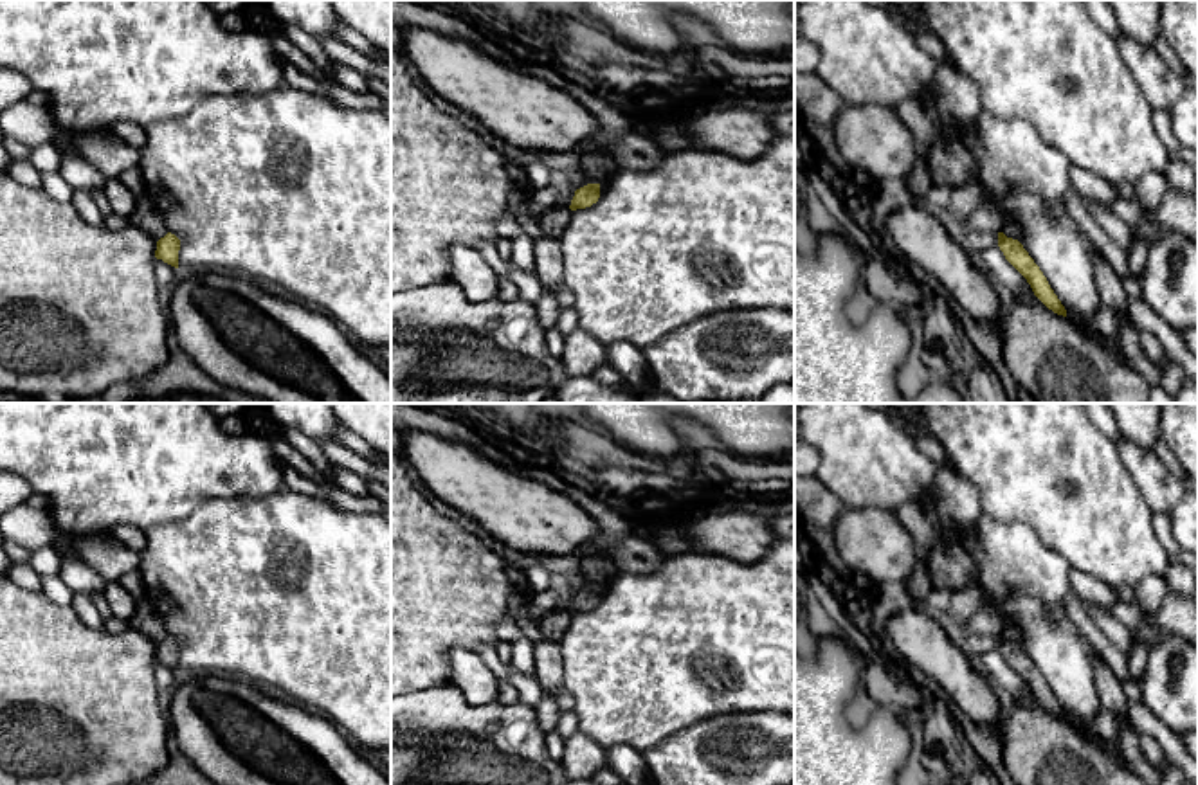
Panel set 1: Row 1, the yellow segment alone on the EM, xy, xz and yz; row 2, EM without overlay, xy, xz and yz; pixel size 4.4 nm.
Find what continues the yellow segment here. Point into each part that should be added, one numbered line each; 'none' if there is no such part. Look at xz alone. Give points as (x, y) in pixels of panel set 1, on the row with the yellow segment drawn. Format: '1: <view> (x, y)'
none

